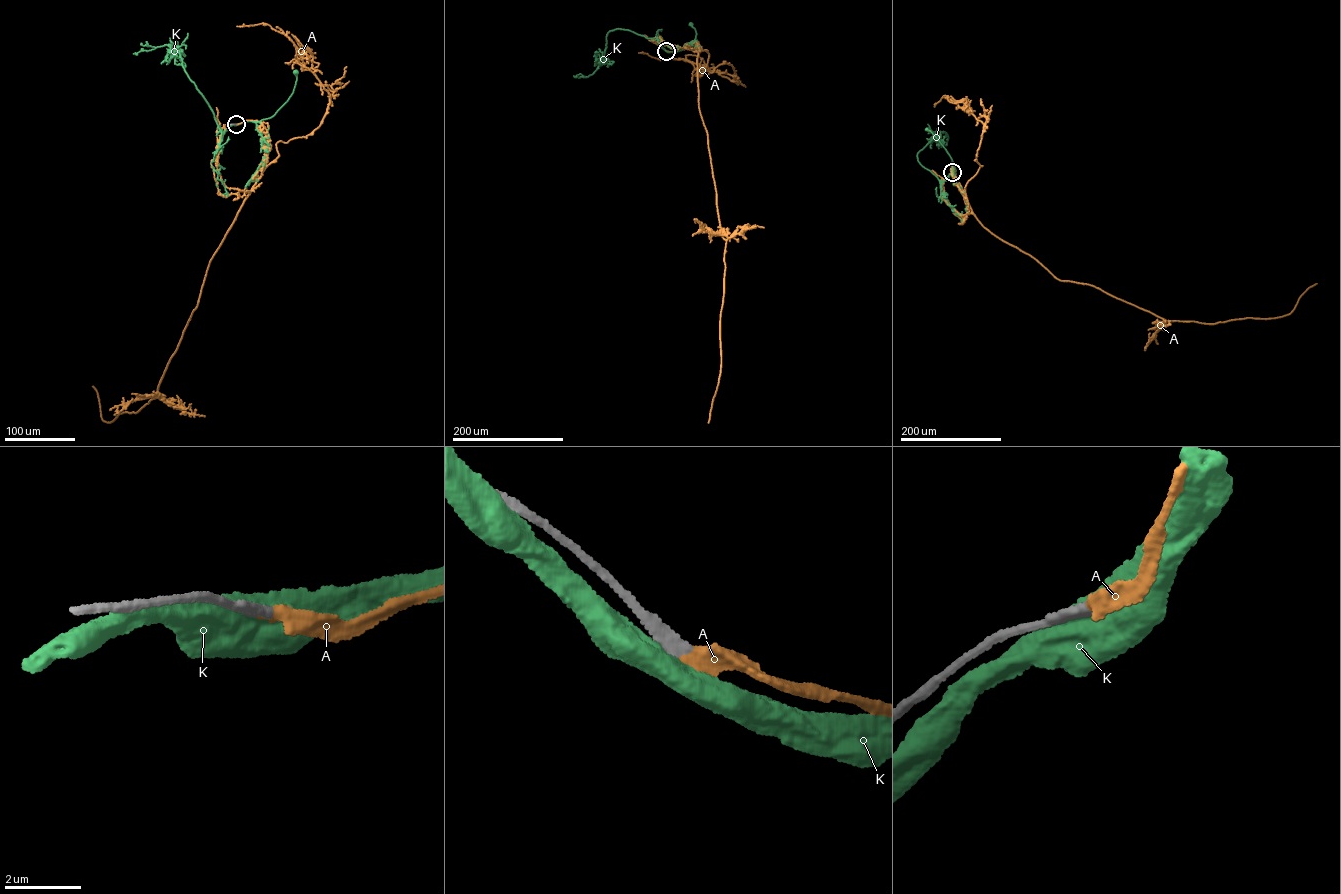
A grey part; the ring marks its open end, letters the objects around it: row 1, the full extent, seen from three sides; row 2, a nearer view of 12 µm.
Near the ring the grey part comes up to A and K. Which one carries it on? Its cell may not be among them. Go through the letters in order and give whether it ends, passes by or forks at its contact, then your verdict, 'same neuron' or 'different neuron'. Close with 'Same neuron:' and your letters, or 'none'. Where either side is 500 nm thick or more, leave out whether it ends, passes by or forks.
A: it ends; same neuron
K: different neuron
Same neuron: A

